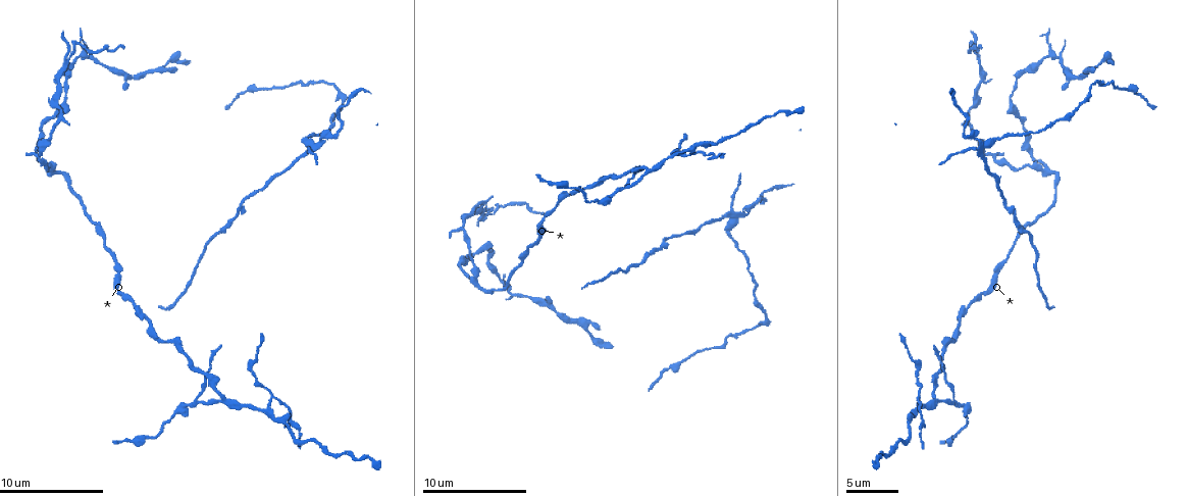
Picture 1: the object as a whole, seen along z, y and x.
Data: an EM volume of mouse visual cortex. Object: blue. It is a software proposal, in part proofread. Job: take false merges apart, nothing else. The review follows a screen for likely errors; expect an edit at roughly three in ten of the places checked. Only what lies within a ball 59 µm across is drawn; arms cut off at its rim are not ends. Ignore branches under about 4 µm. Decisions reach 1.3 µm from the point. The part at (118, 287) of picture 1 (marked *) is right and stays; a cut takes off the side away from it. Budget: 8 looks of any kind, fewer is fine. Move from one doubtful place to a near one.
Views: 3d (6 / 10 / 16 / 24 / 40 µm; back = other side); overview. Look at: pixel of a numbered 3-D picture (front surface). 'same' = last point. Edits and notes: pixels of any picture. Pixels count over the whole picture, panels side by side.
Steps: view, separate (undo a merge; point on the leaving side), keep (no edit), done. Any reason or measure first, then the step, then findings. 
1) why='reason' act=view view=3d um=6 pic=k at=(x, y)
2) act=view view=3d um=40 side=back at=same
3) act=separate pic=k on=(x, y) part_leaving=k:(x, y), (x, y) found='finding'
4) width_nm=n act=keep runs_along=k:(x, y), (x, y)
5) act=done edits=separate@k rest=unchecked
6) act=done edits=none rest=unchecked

why='two arms in line, one across' act=view view=3d um=16 pic=1 at=(917, 396)

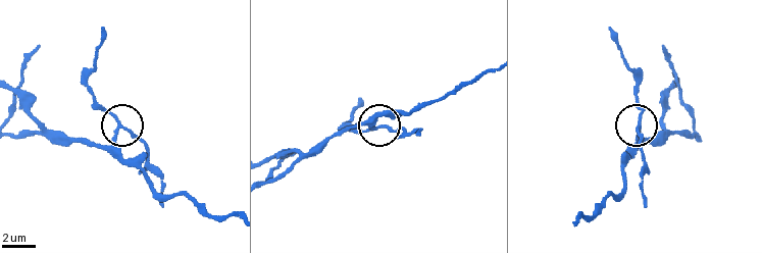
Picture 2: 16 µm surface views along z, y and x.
arms=3 act=separate pic=2 on=(141, 140) found='two neurons meet here'

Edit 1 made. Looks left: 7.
why='three-way junction' act=view view=3d um=6 pic=1 at=(622, 188)

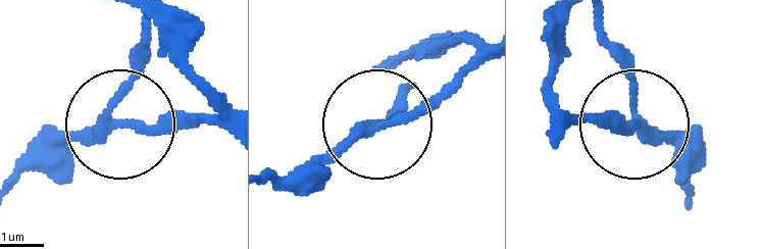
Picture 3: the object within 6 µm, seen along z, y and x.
act=keep found='one neuron here'

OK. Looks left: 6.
why='four or more arms meet' act=view view=3d um=10 pic=1 at=(1040, 162)

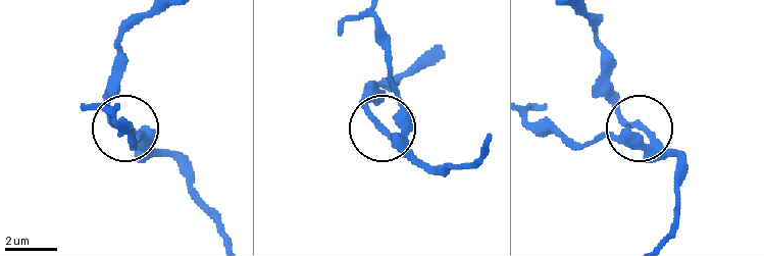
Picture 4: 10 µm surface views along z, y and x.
side_arm_um=26 act=keep runs_along=4:(488, 142), (459, 168), (407, 155), (385, 131), (394, 71) found='one neuron here'

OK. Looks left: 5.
why='narrows sharply' act=view view=3d um=6 pic=1 at=(463, 220)

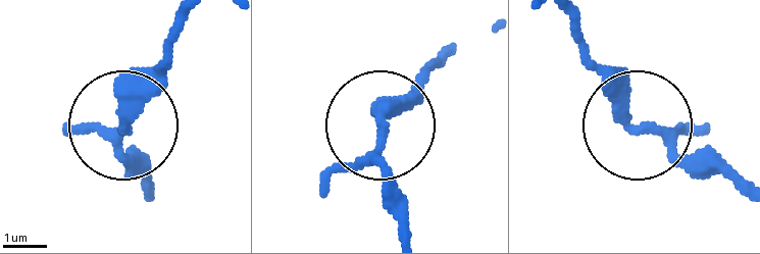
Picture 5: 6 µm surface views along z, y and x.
act=view view=3d um=6 side=back pic=5 at=(124, 127)

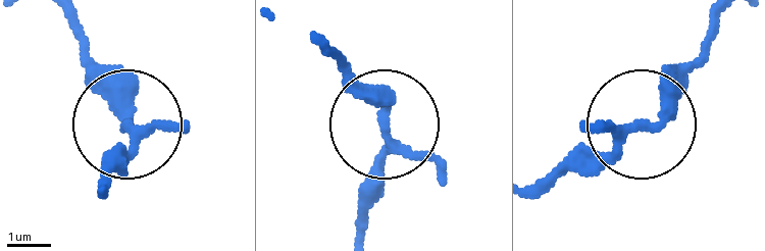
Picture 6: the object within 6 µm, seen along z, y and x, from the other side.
arms=3 act=keep runs_along=6:(103, 181), (129, 122), (77, 39) found='one neuron here'

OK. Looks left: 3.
act=done edits=separate@2 rest=unchecked

